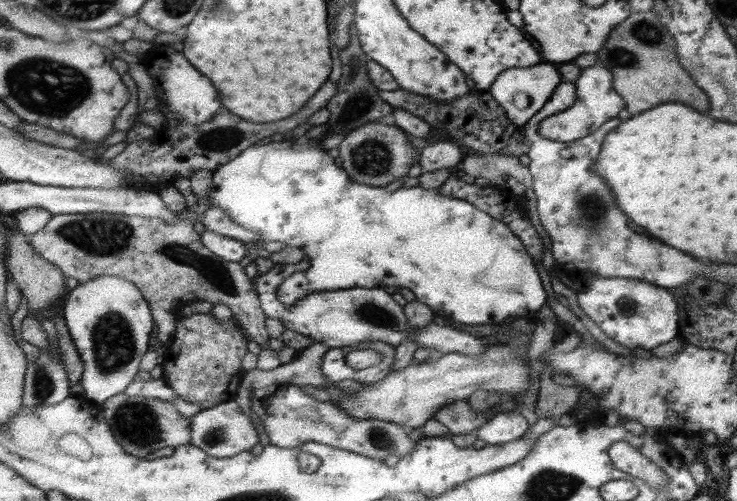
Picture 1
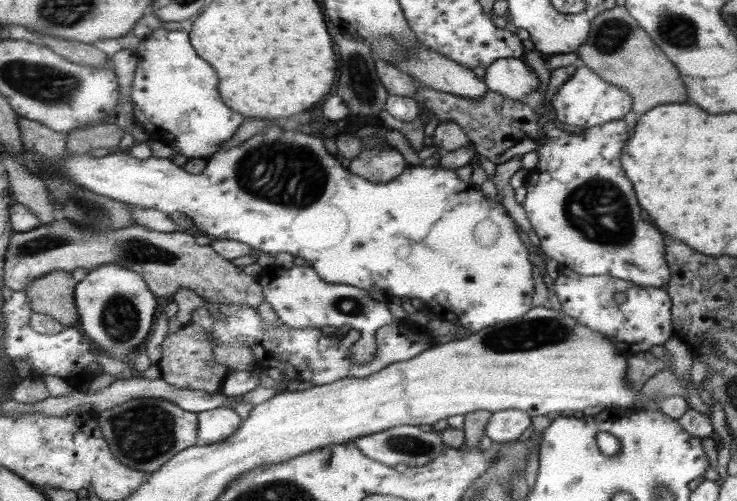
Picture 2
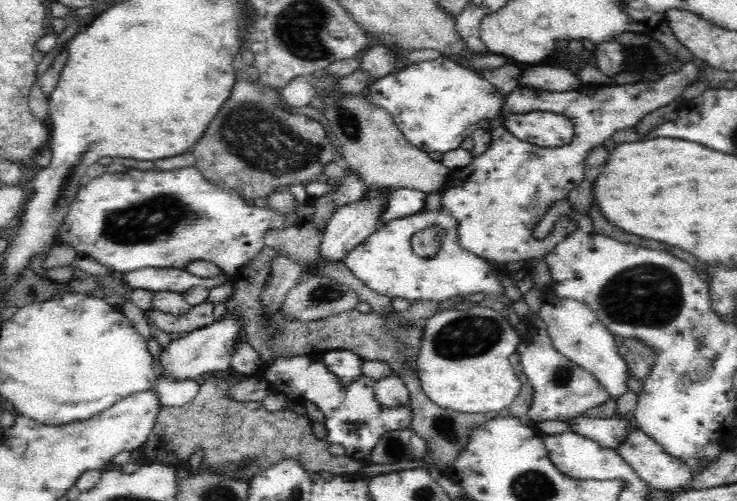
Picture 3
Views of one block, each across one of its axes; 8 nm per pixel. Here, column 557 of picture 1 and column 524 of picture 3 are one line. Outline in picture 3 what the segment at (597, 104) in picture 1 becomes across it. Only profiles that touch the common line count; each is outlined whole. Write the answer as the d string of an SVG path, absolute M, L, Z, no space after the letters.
M444 54L434 60L410 63L399 71L394 70L394 72L373 82L369 90L372 103L376 103L376 105L380 105L380 107L384 107L386 111L390 112L395 125L398 127L398 130L404 133L408 142L427 153L444 153L460 148L462 140L466 136L472 136L475 130L478 129L477 124L481 119L492 120L496 118L504 124L504 127L510 133L516 135L516 138L522 139L525 143L532 143L544 148L554 148L570 144L575 134L572 121L561 114L546 111L532 111L524 114L503 112L501 108L505 98L491 82L488 82L476 71L470 70L468 67L448 59L448 57L444 57Z

